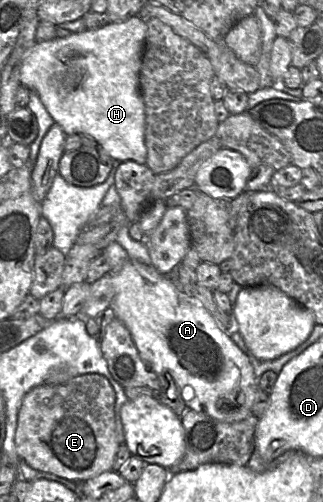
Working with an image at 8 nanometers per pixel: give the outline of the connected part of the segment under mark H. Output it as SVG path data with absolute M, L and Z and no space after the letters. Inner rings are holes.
M135 16L122 23L110 23L99 29L86 29L66 38L57 37L37 42L22 59L21 86L28 87L38 94L48 113L67 136L90 135L113 159L146 164L145 106L139 86L146 32L146 19Z

